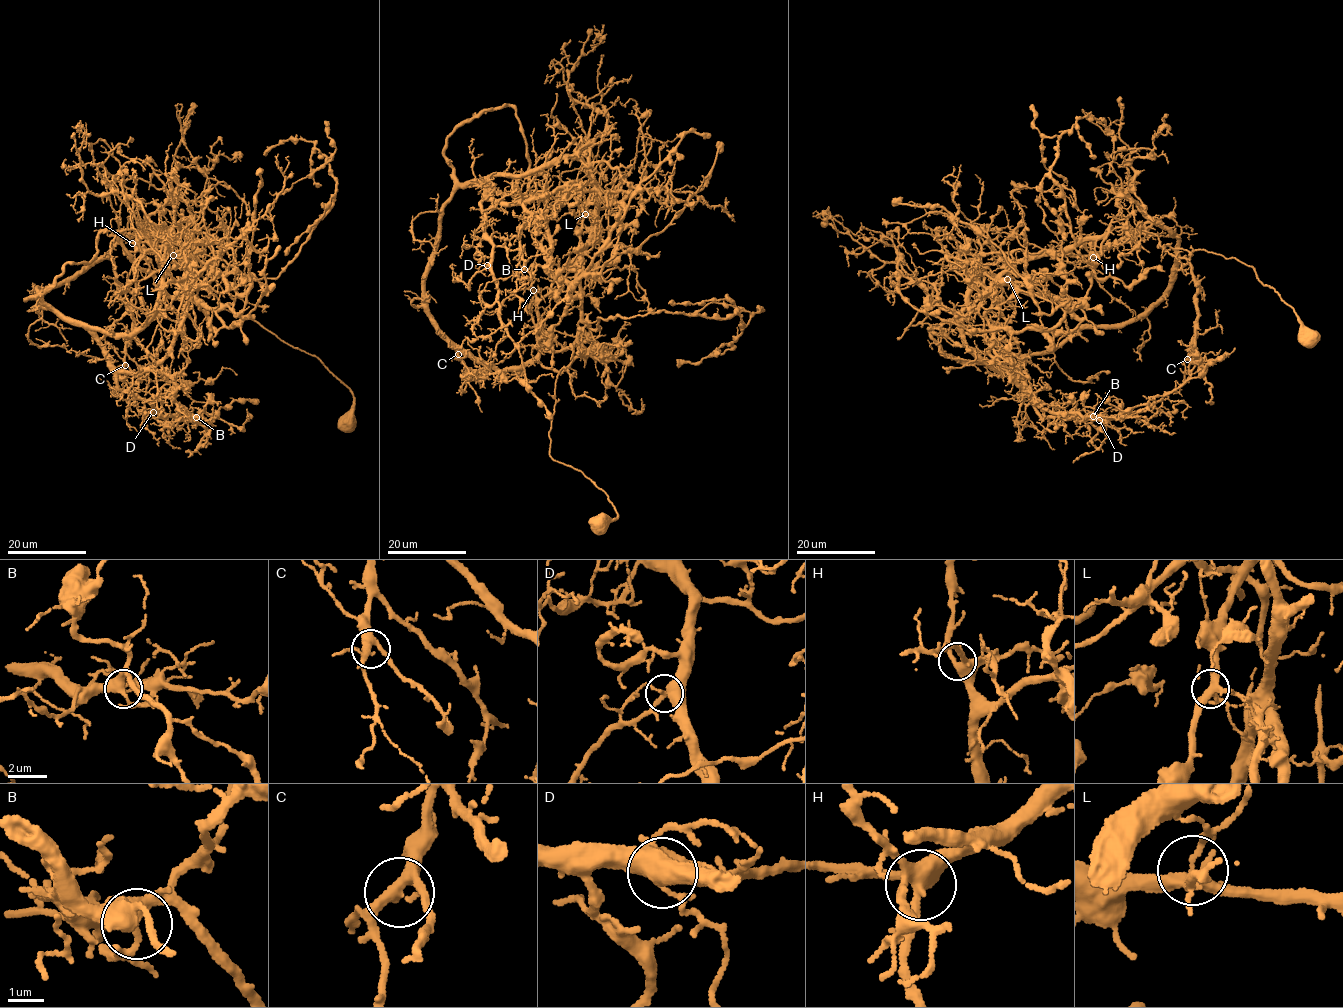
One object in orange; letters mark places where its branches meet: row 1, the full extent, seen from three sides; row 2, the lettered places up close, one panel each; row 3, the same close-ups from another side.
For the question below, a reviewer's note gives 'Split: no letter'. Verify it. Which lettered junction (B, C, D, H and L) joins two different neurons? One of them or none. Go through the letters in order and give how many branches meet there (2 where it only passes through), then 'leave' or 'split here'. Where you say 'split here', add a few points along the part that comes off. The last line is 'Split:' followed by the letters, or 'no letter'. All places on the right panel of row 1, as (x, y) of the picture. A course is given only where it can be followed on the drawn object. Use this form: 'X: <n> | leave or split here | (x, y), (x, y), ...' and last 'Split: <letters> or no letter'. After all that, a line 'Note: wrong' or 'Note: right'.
B: 5 | leave
C: 4 | leave
D: 5 | leave
H: 4 | leave
L: 5 | split here | (1007, 279), (1020, 261), (1112, 230), (1153, 233), (1160, 247), (1206, 249), (1252, 267), (1292, 308), (1312, 347)
Split: L
Note: wrong

